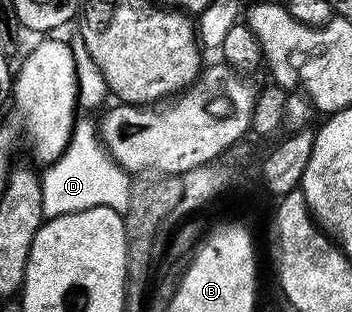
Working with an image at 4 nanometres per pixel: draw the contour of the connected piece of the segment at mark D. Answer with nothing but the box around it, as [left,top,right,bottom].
[40,118,132,216]

